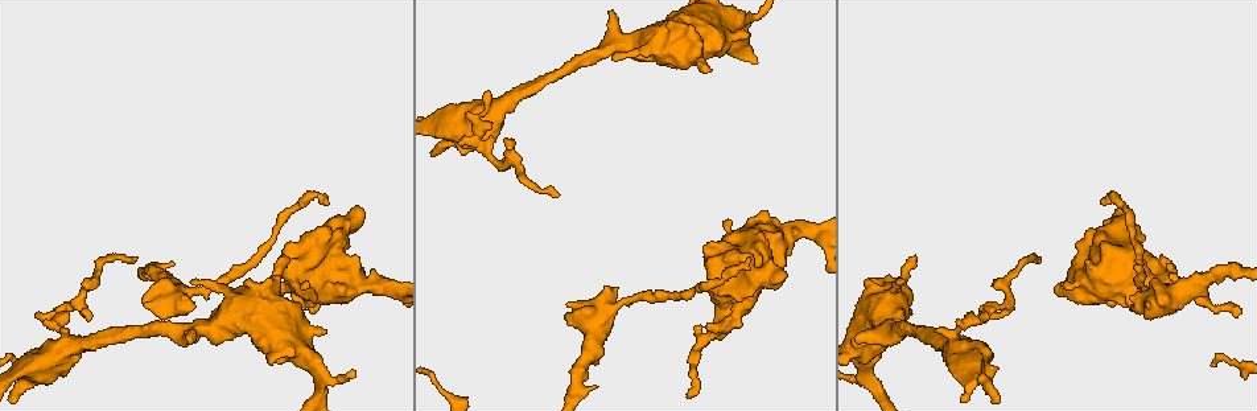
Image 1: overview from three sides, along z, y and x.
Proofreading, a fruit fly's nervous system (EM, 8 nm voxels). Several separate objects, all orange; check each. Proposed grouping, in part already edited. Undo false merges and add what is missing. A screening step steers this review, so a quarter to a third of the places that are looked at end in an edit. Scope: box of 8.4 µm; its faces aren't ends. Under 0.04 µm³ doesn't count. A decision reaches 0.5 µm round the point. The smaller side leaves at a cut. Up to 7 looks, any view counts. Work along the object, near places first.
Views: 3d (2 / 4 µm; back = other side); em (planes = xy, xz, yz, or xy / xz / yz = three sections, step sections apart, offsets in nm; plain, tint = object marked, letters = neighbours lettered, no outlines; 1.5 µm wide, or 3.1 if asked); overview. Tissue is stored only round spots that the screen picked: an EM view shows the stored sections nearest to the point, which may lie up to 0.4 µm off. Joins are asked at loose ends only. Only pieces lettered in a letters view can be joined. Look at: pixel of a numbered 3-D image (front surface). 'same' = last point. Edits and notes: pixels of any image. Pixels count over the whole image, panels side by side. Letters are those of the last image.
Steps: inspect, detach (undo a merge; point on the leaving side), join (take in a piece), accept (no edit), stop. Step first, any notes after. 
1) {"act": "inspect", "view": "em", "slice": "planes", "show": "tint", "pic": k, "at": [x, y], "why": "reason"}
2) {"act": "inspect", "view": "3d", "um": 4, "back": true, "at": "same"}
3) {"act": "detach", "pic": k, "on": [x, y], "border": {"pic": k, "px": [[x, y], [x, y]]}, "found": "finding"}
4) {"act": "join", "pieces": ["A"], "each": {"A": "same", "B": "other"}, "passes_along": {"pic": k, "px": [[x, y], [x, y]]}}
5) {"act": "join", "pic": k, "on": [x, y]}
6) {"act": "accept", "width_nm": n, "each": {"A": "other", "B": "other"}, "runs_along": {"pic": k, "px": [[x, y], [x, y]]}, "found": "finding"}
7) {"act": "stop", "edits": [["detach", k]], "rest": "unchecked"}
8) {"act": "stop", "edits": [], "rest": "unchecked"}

{"act": "inspect", "view": "3d", "um": 4, "pic": 1, "at": [285, 255], "why": "an open end"}

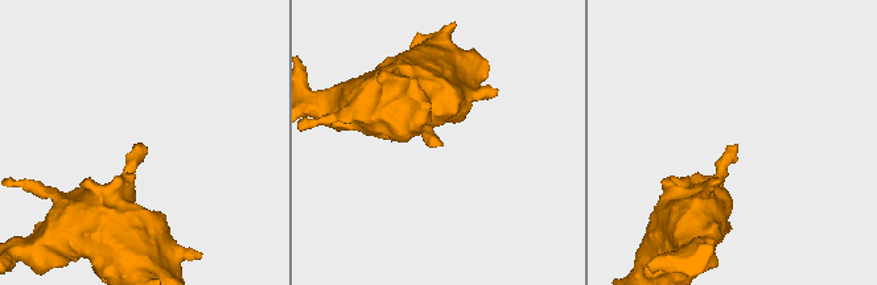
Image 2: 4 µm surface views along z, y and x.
{"act": "inspect", "view": "em", "slice": "planes", "show": "letters", "pic": 2, "at": [440, 143]}

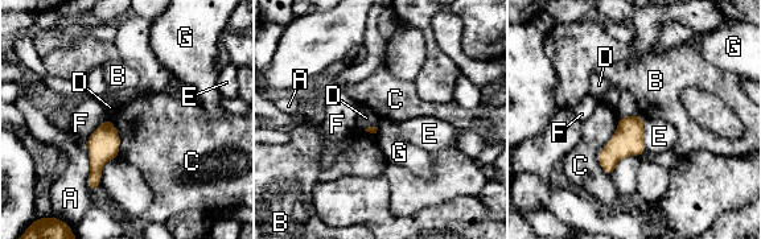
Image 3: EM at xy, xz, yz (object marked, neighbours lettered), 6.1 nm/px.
{"act": "accept", "each": {"A": "other", "B": "other", "C": "other", "D": "other", "E": "other", "F": "other", "G": "other"}, "border": {"pic": 3, "px": [[618, 118], [597, 156], [609, 177]]}, "found": "no lettered piece goes on from it"}

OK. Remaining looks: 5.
{"act": "inspect", "view": "em", "slice": "planes", "show": "tint", "pic": 1, "at": [898, 284], "why": "an open end"}

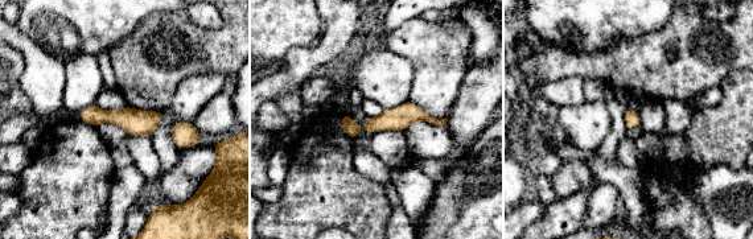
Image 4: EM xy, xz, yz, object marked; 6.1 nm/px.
{"act": "inspect", "view": "em", "slice": "planes", "show": "letters", "at": "same", "why": "see the neighbours"}

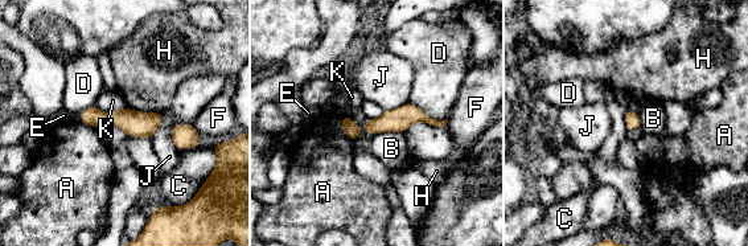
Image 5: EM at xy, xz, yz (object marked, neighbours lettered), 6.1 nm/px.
{"act": "accept", "each": {"A": "other", "B": "other", "C": "other", "D": "other", "E": "other", "F": "other", "H": "other", "J": "other", "K": "other"}, "runs_along": {"pic": 5, "px": [[427, 119], [362, 130], [344, 123]]}, "found": "no lettered piece goes on from it"}

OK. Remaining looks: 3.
{"act": "inspect", "view": "em", "slice": "planes", "show": "tint", "pic": 1, "at": [555, 195], "why": "thin end"}

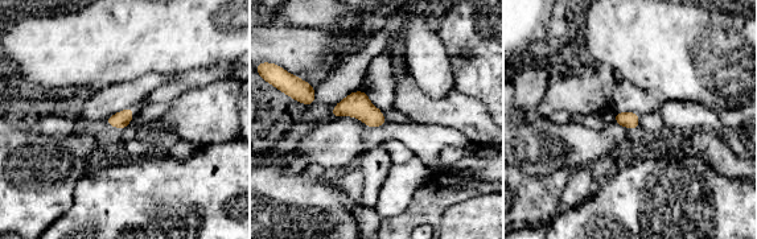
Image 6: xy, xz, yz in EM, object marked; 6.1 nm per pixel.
{"act": "inspect", "view": "em", "slice": "planes", "show": "letters", "at": "same"}

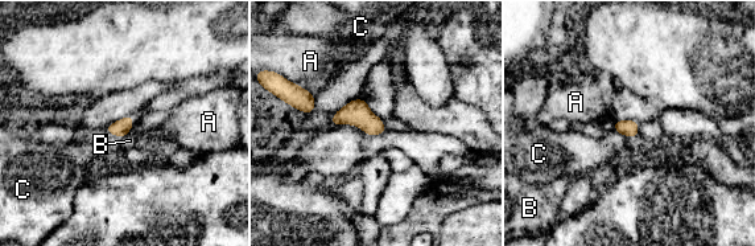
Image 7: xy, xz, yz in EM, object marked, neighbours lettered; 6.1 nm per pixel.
{"act": "accept", "each": {"A": "other", "B": "other", "C": "other"}, "border": {"pic": 7, "px": [[619, 132], [626, 138]]}, "found": "no lettered piece goes on from it"}

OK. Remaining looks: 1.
{"act": "stop", "edits": [], "rest": "unchecked"}

